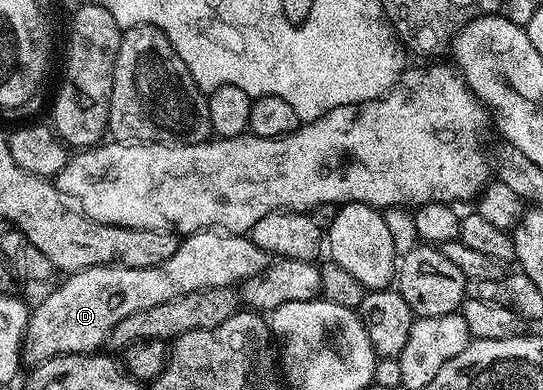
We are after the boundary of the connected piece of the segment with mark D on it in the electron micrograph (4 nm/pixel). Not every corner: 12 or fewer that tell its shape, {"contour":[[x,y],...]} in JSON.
{"contour":[[183,236],[162,265],[69,274],[37,307],[25,364],[96,353],[126,317],[236,287],[270,257],[250,237]]}

